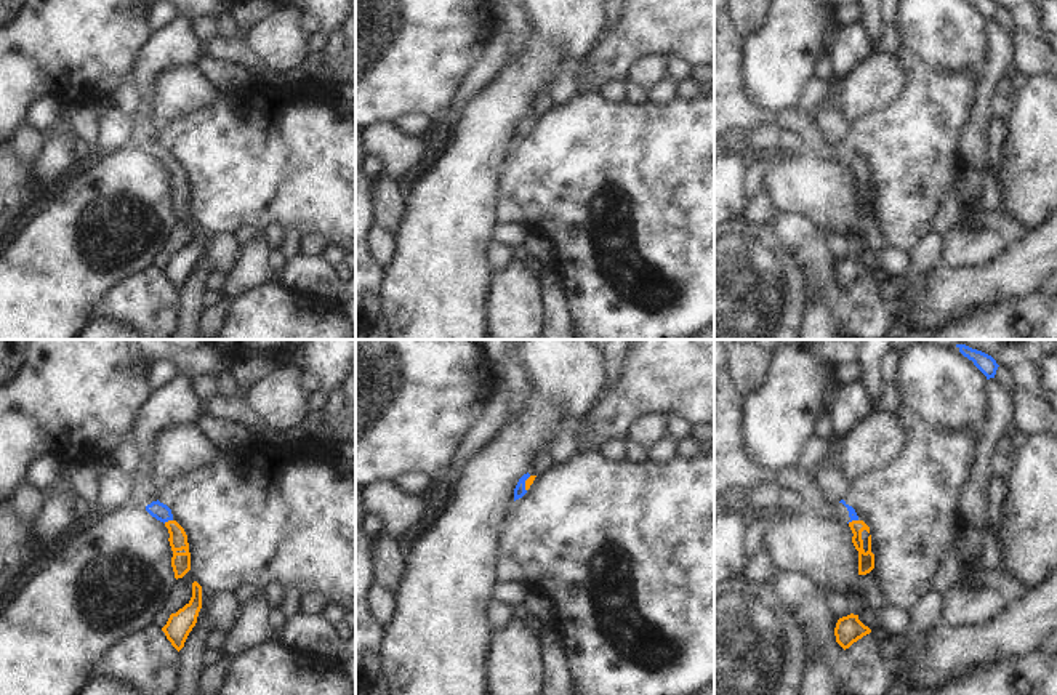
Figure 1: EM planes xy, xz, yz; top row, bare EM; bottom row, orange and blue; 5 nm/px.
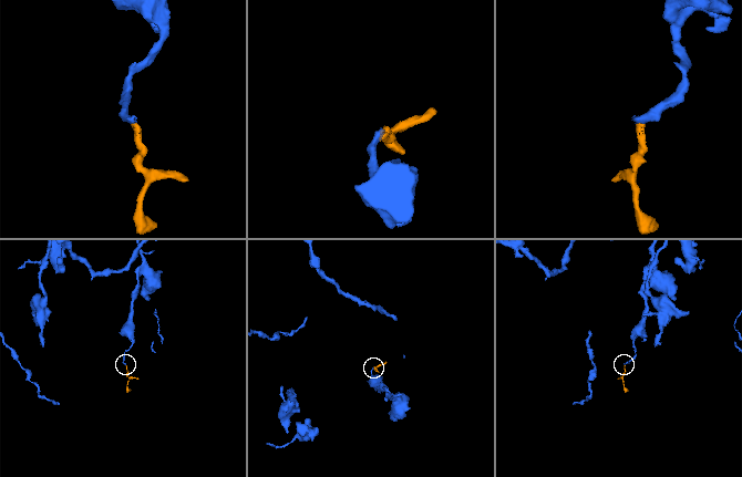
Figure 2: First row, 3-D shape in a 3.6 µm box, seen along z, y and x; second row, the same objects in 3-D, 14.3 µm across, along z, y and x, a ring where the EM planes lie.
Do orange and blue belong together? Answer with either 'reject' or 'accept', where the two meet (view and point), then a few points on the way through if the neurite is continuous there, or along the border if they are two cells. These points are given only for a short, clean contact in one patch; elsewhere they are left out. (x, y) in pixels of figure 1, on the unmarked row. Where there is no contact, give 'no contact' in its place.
accept; meets orange in xy at (168, 162); runs through xy (178, 181), (168, 162), (157, 151)

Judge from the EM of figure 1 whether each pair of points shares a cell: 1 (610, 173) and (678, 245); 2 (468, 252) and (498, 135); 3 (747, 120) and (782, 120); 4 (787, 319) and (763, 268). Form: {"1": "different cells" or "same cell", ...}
{"1": "same cell", "2": "same cell", "3": "same cell", "4": "same cell"}

